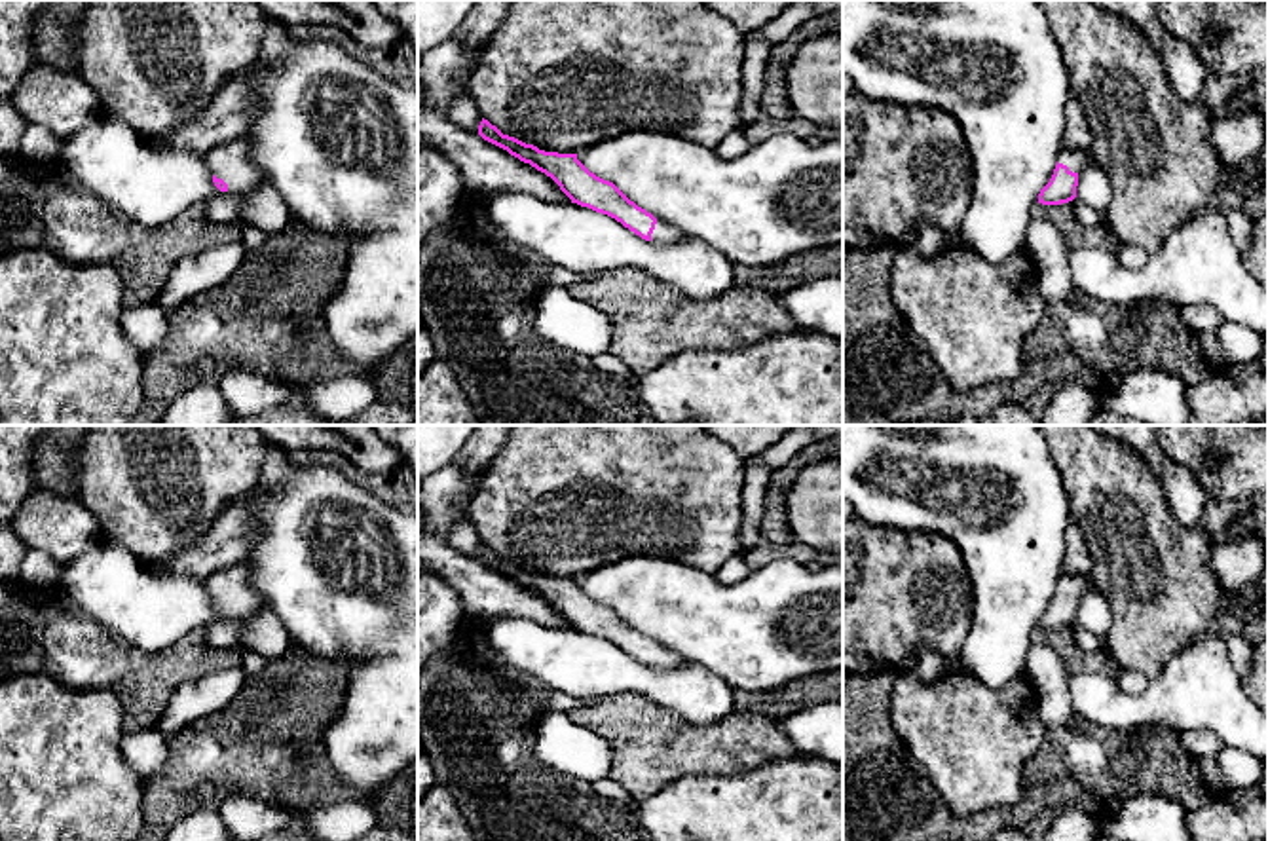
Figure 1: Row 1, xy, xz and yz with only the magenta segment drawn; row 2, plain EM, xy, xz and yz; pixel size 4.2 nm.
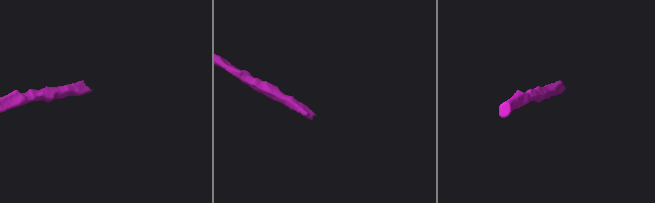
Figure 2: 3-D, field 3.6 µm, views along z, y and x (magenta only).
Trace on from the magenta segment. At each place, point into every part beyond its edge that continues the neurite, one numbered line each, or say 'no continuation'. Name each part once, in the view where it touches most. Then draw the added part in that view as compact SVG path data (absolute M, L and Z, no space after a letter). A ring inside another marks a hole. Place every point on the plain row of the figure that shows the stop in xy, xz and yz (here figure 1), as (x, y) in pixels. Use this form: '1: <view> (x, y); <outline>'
1: yz (1075, 585); M1063 575L1057 583L1059 589L1067 590L1069 596L1078 598L1088 587L1088 575Z

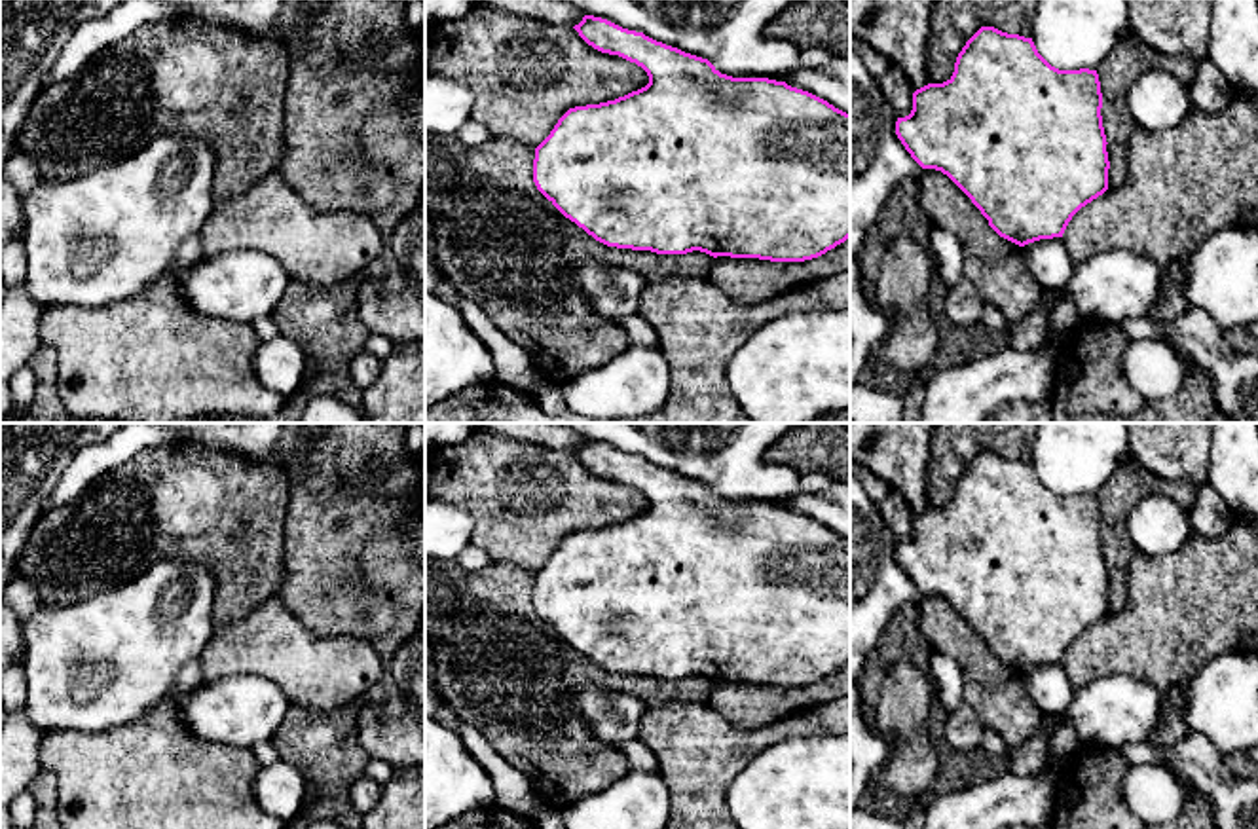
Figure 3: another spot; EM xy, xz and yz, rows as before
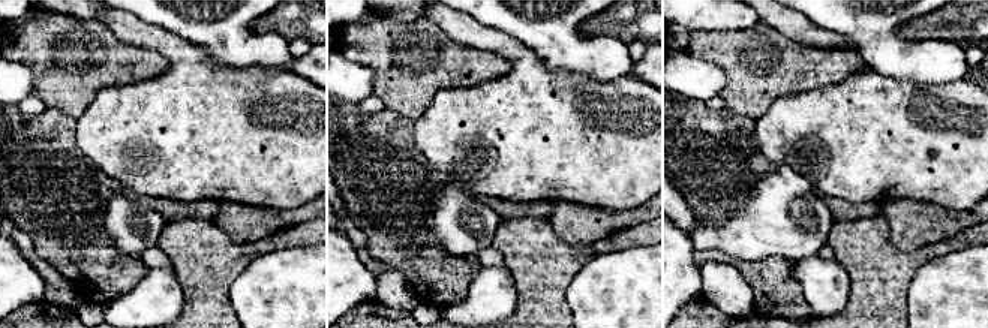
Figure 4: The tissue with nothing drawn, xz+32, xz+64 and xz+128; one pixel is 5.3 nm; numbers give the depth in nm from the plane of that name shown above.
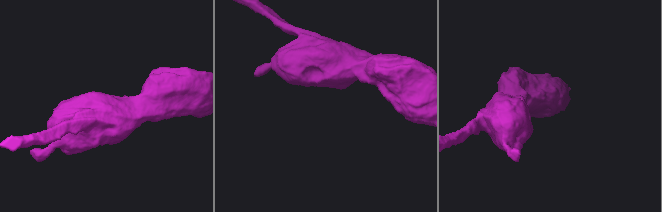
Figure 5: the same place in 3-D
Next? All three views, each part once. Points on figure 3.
no continuation

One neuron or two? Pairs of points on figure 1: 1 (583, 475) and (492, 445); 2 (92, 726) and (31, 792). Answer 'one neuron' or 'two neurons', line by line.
1: two neurons
2: one neuron

